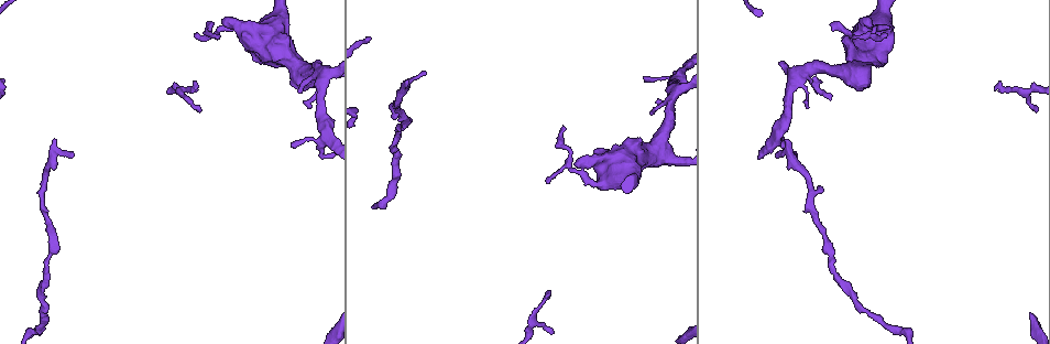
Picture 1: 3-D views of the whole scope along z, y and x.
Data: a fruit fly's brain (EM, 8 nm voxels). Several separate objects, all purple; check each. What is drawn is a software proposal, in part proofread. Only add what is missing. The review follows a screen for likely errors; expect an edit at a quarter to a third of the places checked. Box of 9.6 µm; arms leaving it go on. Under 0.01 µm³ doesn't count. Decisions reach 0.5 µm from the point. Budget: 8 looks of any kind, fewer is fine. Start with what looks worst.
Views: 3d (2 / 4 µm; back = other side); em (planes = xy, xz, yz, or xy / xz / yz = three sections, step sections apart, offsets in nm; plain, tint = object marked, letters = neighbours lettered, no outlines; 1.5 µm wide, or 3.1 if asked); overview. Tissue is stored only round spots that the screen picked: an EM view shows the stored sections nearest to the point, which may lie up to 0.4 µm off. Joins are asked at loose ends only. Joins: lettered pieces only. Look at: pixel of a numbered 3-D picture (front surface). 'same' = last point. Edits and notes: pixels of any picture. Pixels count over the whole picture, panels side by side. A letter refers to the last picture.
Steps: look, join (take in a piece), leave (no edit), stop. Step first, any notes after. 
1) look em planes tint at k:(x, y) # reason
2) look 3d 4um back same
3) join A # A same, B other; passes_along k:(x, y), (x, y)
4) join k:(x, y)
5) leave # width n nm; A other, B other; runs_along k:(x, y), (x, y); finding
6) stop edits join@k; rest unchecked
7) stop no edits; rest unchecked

look 3d 4um at 1:(211, 24) # branch stops here

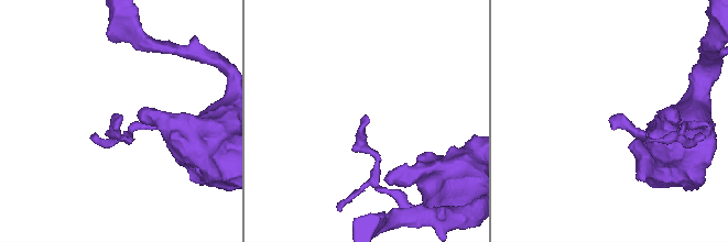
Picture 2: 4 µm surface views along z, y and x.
look em xy step 8 letters at 2:(121, 120)

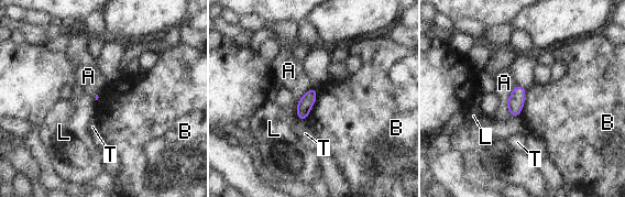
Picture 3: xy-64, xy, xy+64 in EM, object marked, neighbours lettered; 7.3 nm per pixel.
leave # A other, B other, L other, T other; border 3:(317, 88), (317, 98), (307, 118); none of them fits

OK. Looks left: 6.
look 3d 4um at 1:(786, 140) # branch stops here

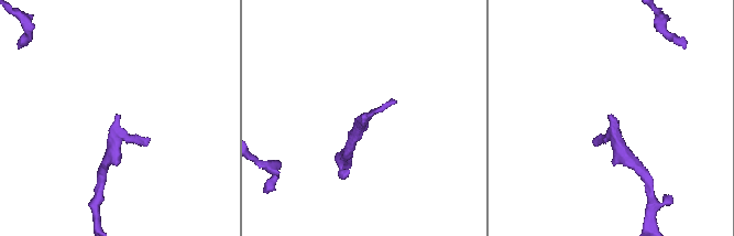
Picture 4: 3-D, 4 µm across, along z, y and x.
look em planes letters at 4:(607, 117)

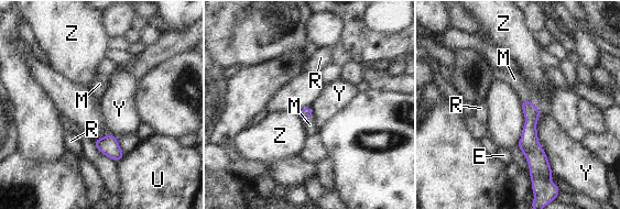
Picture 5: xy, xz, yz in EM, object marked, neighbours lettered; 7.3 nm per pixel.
join M # width 90 nm; E other, M same, R other, U other, Y other, Z other; passes_along 5:(532, 113), (531, 102), (514, 79); the cell continues

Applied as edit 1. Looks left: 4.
stop edits join@5; rest unchecked

